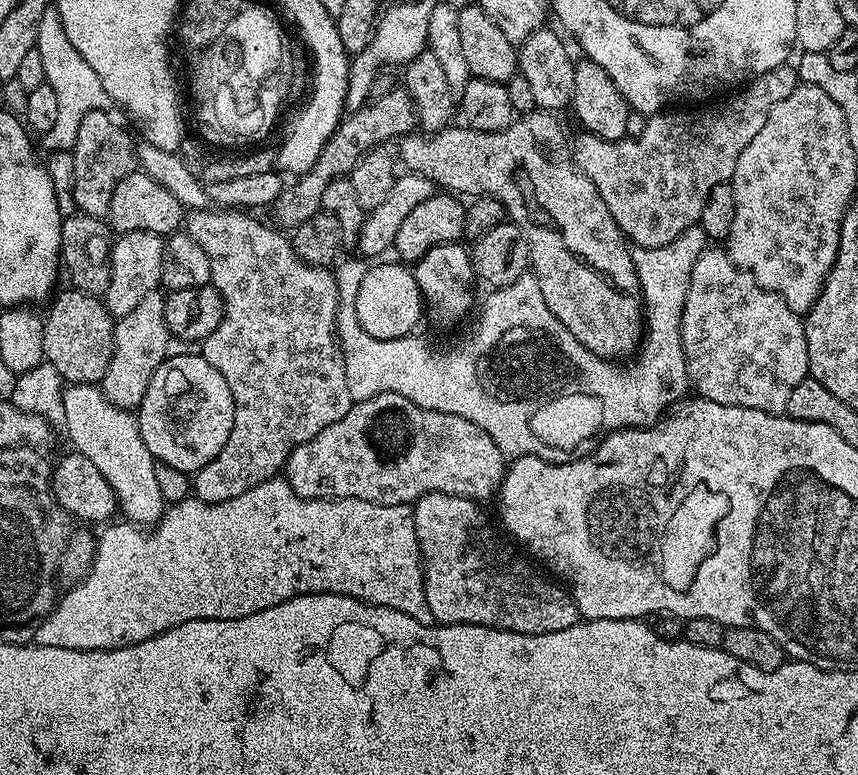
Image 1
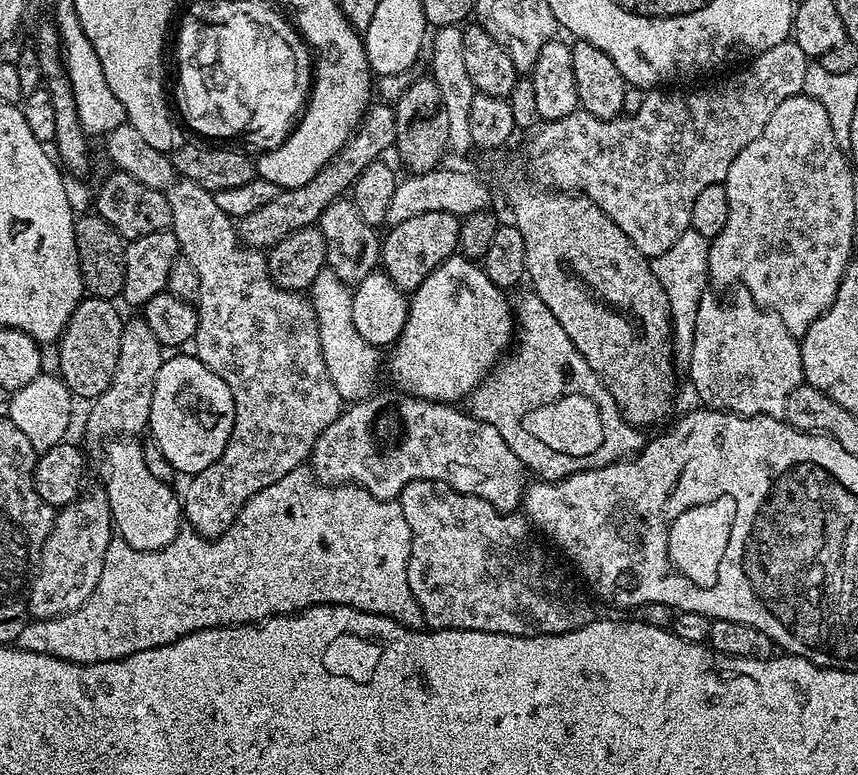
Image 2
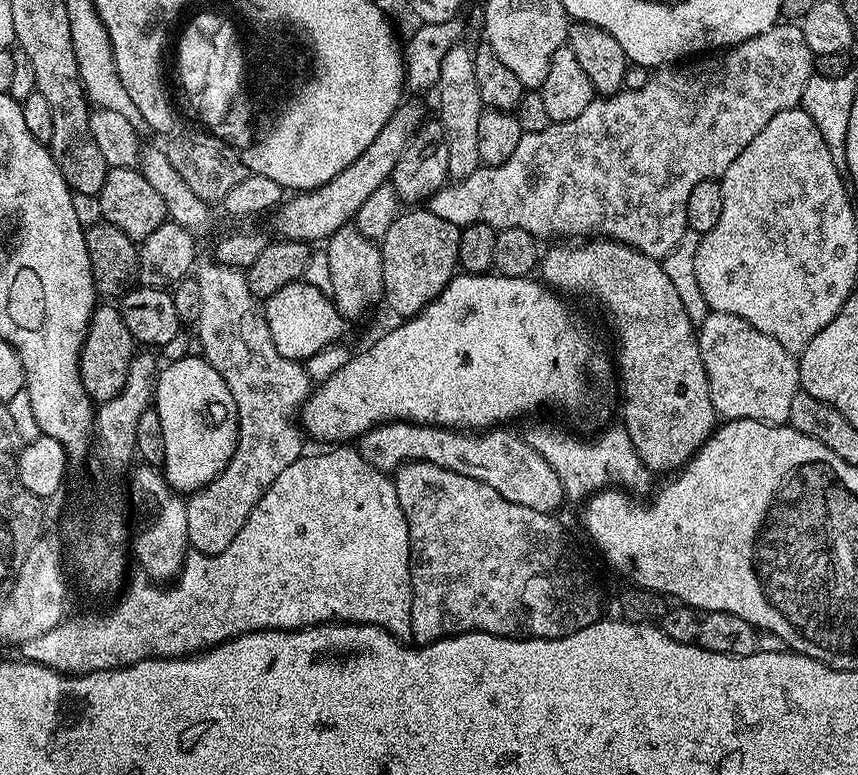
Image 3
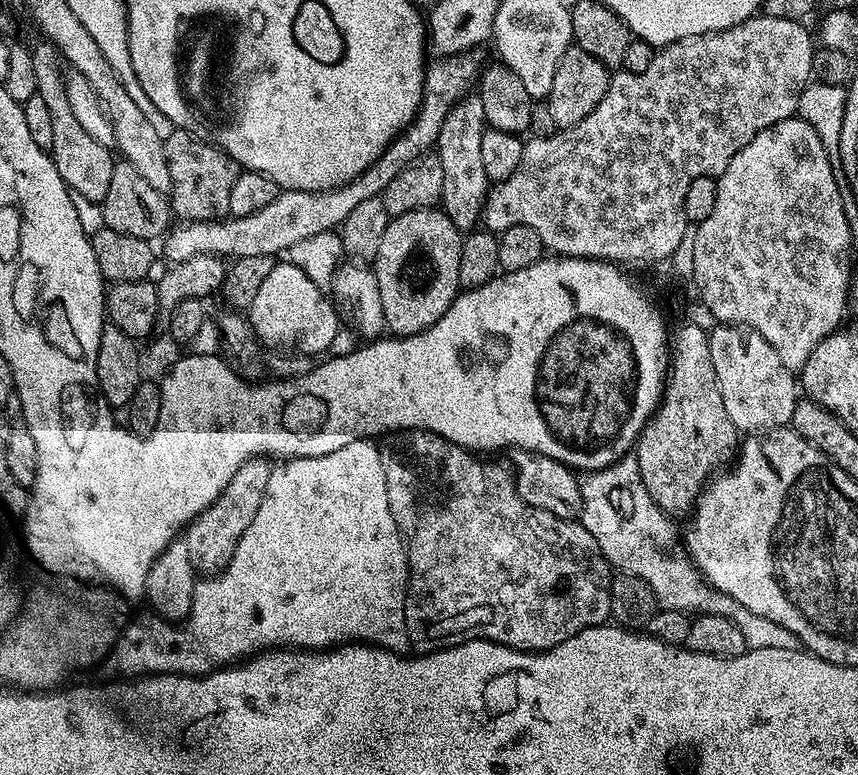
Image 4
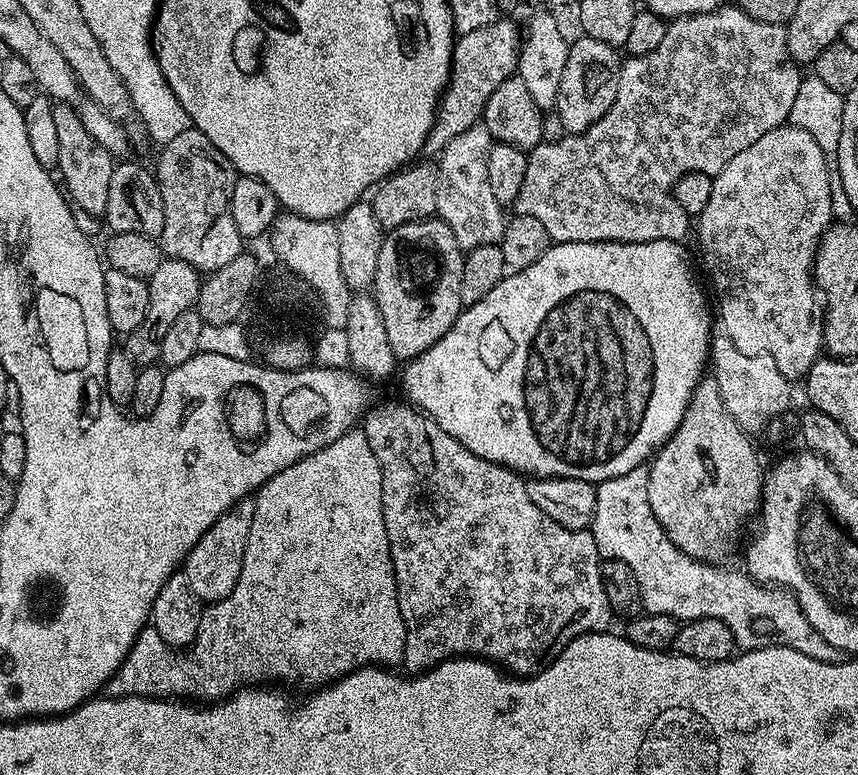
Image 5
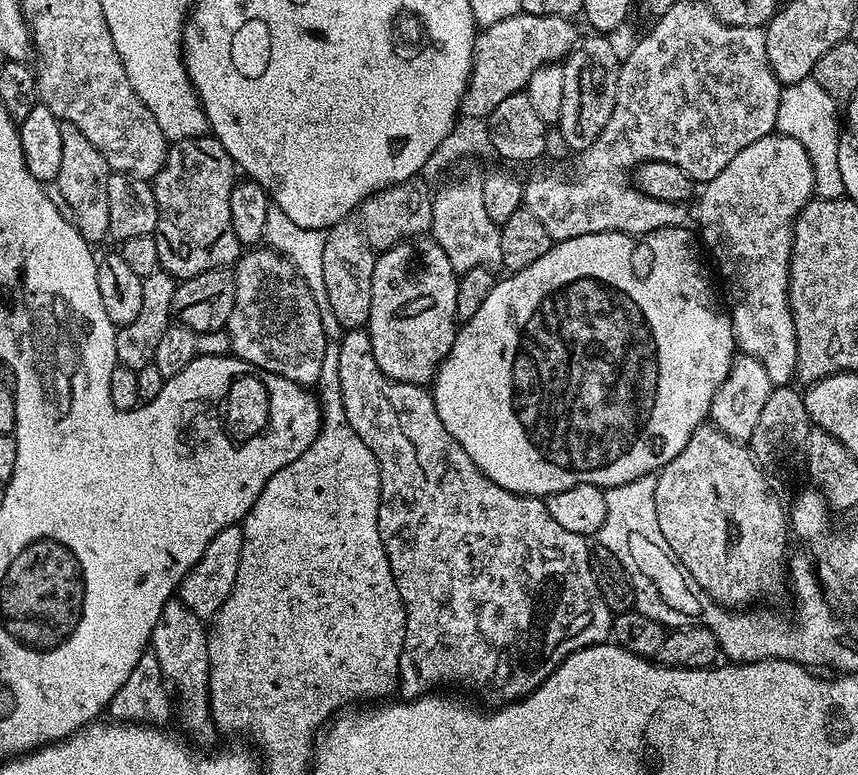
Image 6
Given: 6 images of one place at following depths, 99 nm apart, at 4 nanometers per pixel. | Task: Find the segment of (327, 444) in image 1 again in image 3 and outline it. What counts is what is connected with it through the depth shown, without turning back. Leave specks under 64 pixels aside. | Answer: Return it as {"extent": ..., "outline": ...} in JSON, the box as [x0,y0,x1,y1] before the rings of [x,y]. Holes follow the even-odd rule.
{"extent":[358,420,566,513],"outline":[[[389,420],[386,424],[377,424],[365,432],[358,444],[358,451],[379,472],[395,473],[402,464],[411,460],[434,462],[446,470],[478,478],[486,486],[494,486],[506,502],[518,502],[518,506],[530,506],[530,510],[555,513],[560,503],[565,503],[566,493],[558,474],[550,467],[550,462],[531,448],[523,435],[515,436],[496,426],[481,434],[476,430],[457,430],[438,428],[435,424],[414,424],[410,420]]]}

